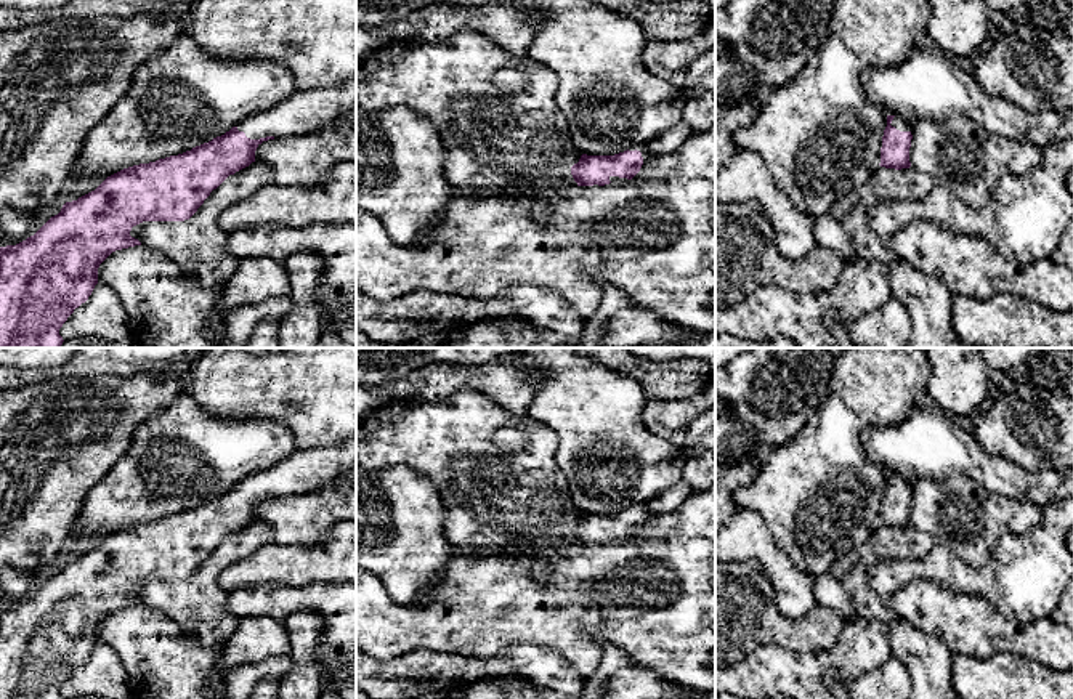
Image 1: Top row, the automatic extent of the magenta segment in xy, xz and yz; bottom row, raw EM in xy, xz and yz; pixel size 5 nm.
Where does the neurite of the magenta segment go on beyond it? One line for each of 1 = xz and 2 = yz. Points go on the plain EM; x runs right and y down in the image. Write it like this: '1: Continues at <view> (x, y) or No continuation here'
1: Continues at xz (647, 515)
2: Continues at yz (898, 483)

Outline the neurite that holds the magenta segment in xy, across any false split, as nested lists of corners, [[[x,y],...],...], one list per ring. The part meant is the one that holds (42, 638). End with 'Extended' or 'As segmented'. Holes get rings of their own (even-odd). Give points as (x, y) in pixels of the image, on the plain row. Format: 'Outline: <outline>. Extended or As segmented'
Outline: [[[356,433],[345,442],[318,444],[310,449],[295,449],[274,467],[255,473],[221,495],[149,523],[123,527],[107,535],[95,550],[66,561],[61,571],[51,576],[34,595],[16,604],[0,606],[0,699],[63,699],[59,688],[67,677],[88,659],[98,643],[99,624],[115,609],[141,604],[130,595],[133,585],[143,580],[189,579],[204,560],[229,534],[255,521],[257,507],[268,499],[319,489],[340,478],[356,475]]]. Extended

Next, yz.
Outline: [[[887,475],[879,524],[895,529],[909,527],[911,499],[911,486],[895,475]]]. Extended

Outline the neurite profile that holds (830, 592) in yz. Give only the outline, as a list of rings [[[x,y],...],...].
[[[832,574],[818,577],[815,585],[815,601],[834,609],[844,620],[855,617],[855,604],[850,593]]]

